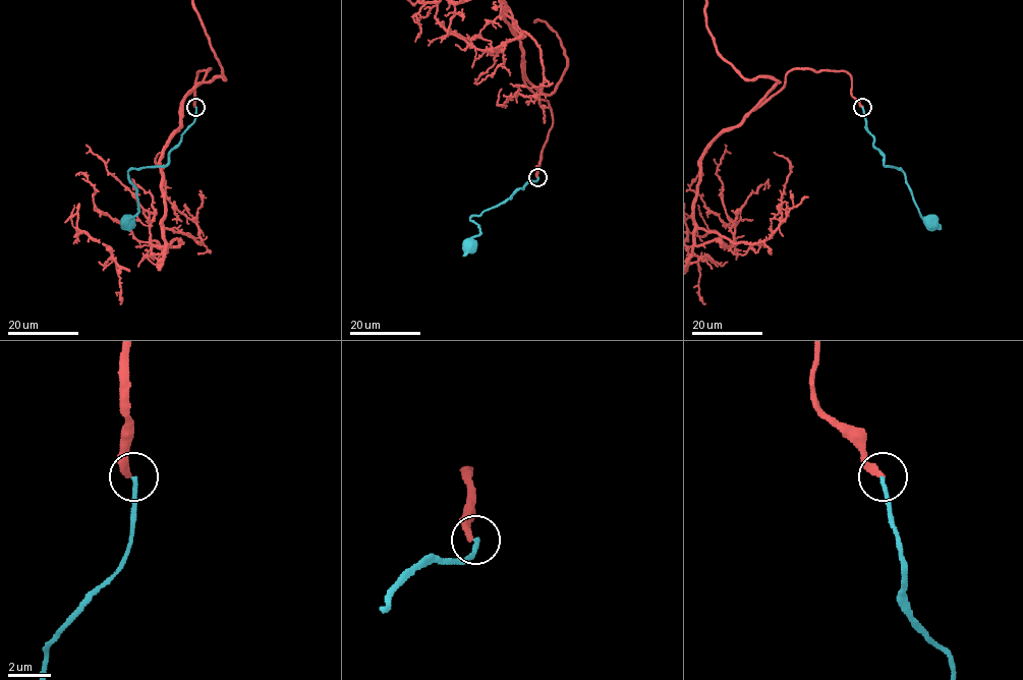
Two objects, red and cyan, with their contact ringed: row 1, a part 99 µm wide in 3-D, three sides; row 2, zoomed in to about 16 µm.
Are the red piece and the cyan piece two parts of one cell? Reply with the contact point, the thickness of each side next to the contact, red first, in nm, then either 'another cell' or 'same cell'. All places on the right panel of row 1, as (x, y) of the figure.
(862, 107) | 320/180 nm | another cell

